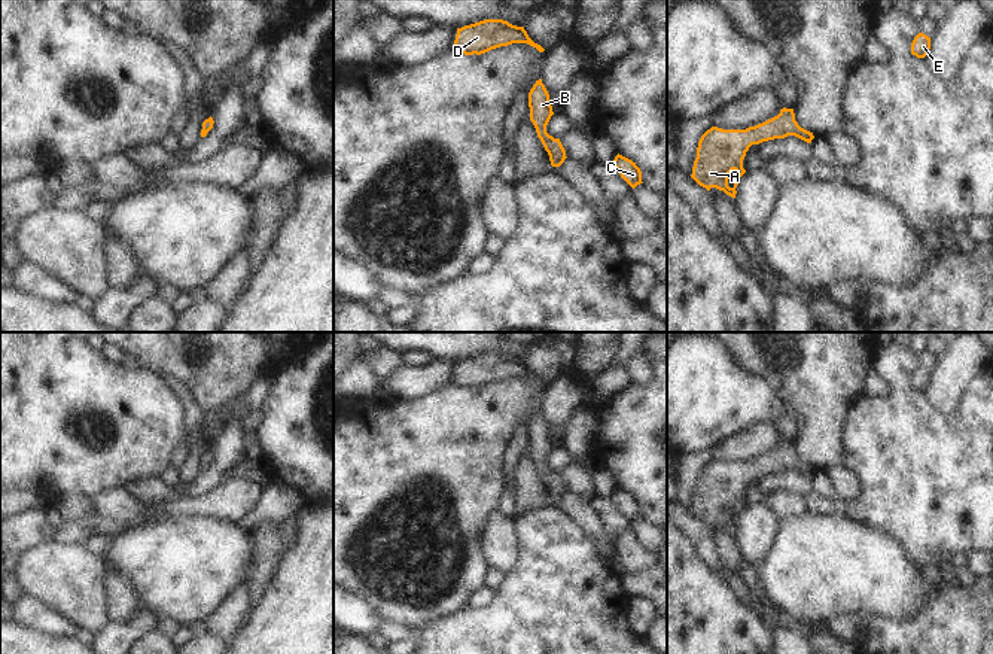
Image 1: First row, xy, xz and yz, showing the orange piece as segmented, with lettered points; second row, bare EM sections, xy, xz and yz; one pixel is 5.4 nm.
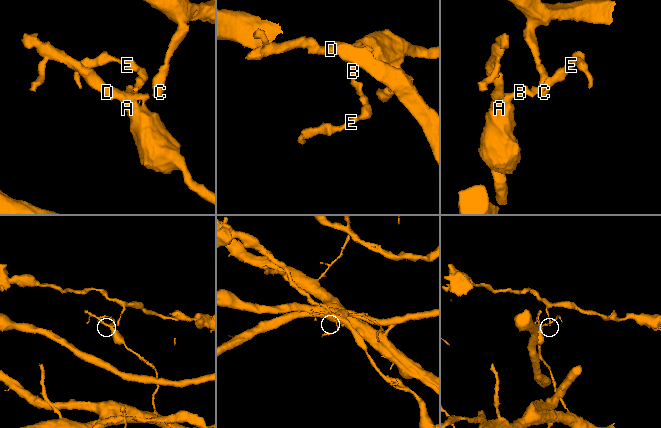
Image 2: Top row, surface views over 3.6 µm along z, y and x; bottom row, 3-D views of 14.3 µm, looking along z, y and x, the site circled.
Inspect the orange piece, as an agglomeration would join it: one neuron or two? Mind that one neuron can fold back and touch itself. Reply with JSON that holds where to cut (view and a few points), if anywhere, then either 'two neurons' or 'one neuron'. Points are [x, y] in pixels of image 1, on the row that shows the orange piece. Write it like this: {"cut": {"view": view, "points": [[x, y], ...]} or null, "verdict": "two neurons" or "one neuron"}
{"cut": null, "verdict": "one neuron"}

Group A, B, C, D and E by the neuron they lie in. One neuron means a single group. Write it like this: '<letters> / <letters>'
A B C D E

